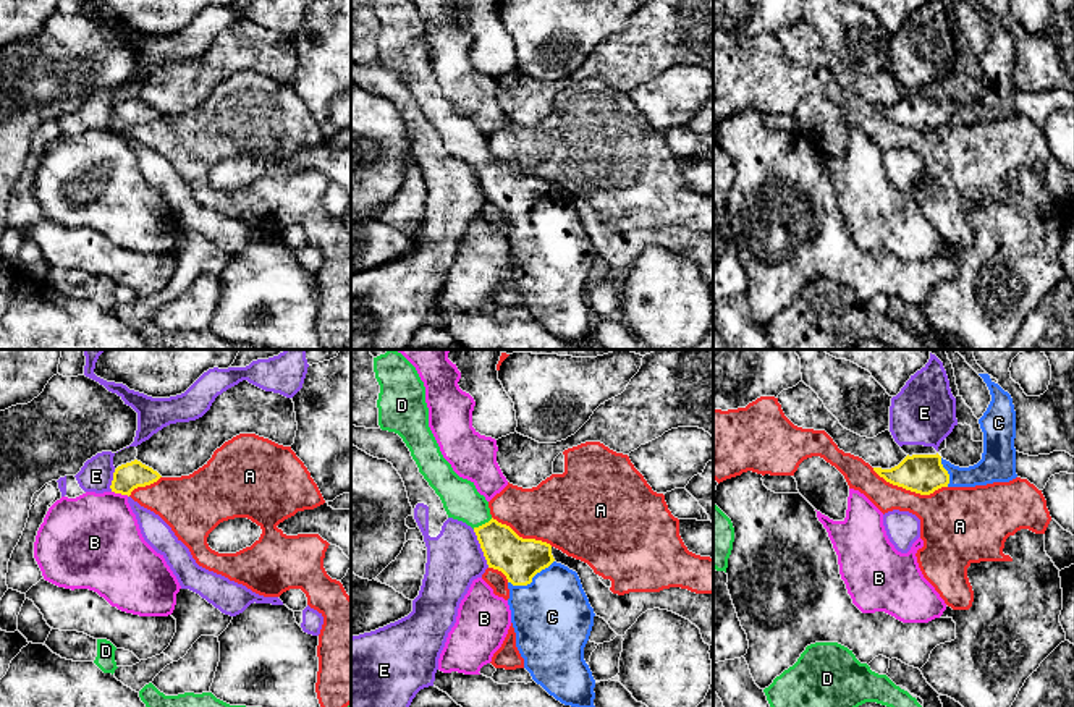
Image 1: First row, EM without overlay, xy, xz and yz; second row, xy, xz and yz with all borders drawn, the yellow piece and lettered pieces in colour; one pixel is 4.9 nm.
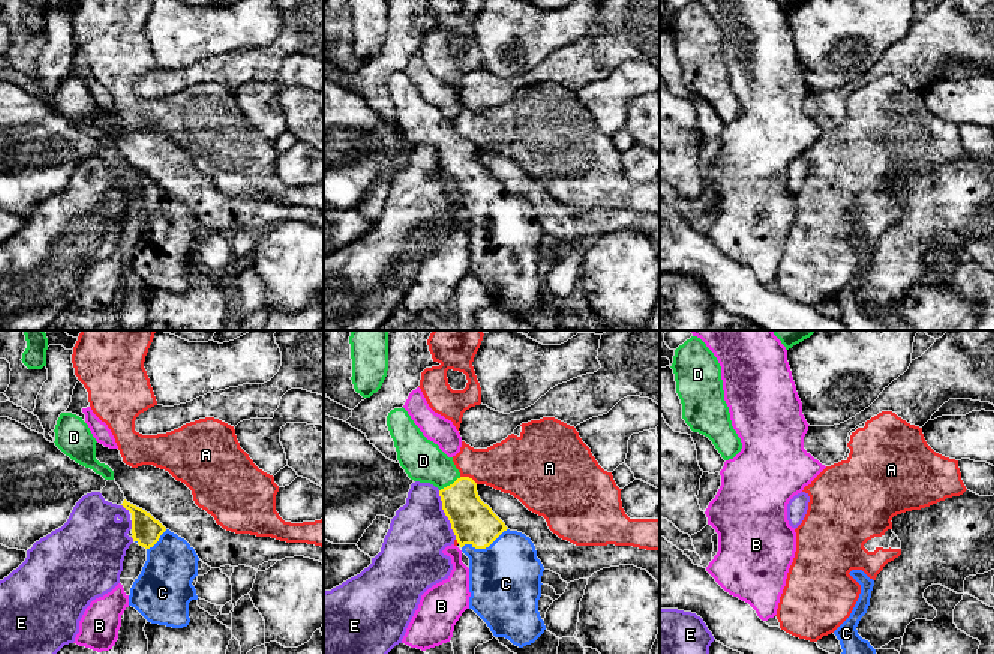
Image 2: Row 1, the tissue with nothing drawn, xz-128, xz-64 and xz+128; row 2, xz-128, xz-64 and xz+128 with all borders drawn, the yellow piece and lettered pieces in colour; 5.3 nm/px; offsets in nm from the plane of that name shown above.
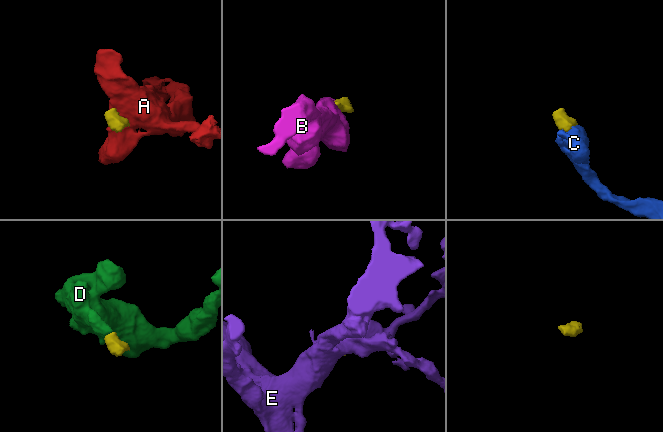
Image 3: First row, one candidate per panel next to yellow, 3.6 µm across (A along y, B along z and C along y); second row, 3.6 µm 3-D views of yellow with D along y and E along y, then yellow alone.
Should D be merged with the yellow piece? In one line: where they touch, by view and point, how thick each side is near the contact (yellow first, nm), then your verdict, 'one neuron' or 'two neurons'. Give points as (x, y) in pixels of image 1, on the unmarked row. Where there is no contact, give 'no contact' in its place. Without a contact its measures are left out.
xz (482, 162) | 220/190 nm | one neuron

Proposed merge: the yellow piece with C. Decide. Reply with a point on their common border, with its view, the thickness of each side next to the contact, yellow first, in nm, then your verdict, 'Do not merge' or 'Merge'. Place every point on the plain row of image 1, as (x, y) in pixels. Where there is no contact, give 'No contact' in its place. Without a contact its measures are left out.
Touches yellow at xz (531, 219). Thickness 220 nm (yellow) against 400 nm. Merge

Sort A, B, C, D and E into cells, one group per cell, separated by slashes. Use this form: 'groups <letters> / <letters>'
groups A / B / C D / E

